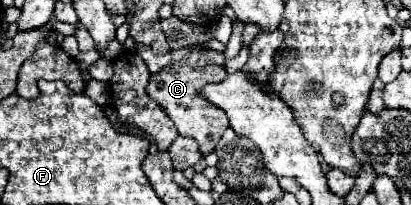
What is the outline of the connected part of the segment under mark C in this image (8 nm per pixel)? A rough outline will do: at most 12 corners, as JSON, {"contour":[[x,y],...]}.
{"contour":[[193,52],[153,74],[147,94],[181,136],[215,150],[227,116],[199,96],[225,80]]}

